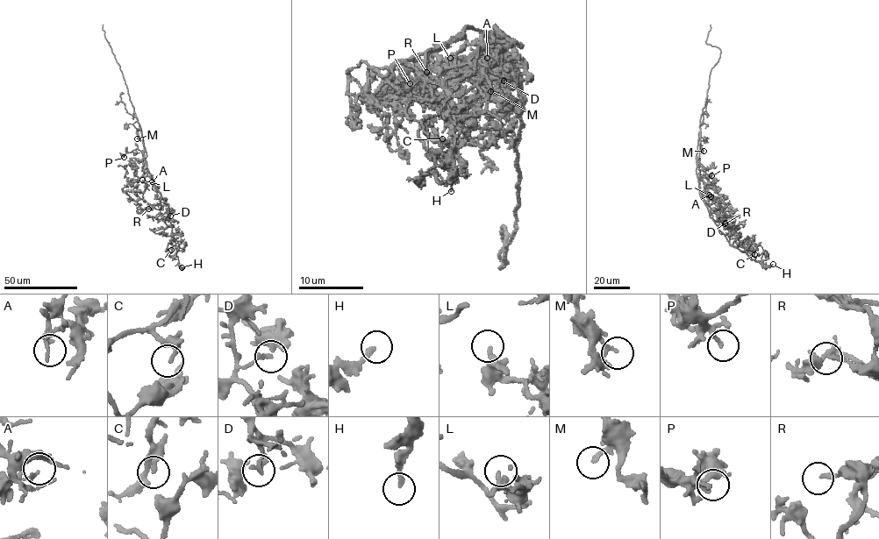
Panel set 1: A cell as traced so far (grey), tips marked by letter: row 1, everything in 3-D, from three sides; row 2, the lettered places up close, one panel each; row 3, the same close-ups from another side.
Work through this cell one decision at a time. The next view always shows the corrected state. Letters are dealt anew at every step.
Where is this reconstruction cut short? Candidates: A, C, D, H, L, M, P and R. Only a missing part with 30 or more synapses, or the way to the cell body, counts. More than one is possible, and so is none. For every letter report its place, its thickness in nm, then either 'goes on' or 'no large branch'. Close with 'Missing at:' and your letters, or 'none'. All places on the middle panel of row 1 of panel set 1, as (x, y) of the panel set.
A: place (487, 58); calibre 180 nm; no large branch
C: place (442, 138); calibre 180 nm; no large branch
D: place (503, 81); calibre 170 nm; no large branch
H: place (451, 191); calibre 190 nm; no large branch
L: place (450, 58); calibre 180 nm; no large branch
M: place (490, 91); calibre 180 nm; no large branch
P: place (410, 83); calibre 160 nm; no large branch
R: place (426, 72); calibre 120 nm; no large branch
Missing at: none

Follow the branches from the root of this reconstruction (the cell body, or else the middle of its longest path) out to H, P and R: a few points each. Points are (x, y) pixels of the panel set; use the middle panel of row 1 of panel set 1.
H: (511, 59), (494, 25), (520, 45), (501, 47), (488, 66), (485, 109), (455, 124), (451, 191)
P: (511, 59), (509, 53), (496, 50), (496, 55), (468, 67), (435, 60), (428, 67), (409, 72), (410, 83)
R: (511, 59), (493, 35), (494, 25), (506, 38), (492, 33), (493, 40), (466, 63), (426, 72)

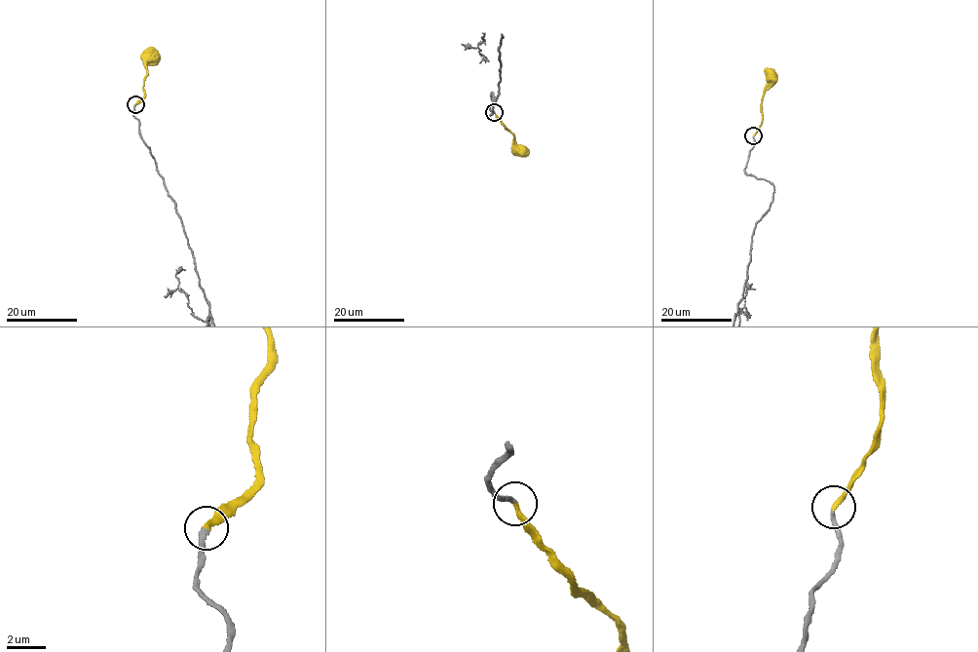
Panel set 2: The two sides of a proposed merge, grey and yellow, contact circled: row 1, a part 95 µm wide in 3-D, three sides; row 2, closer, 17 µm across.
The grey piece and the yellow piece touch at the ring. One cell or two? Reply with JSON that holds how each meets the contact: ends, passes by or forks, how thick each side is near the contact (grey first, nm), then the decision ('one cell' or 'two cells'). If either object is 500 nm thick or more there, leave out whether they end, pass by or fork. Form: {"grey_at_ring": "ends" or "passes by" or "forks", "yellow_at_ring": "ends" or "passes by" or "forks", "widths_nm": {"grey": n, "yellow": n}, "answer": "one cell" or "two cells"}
{"grey_at_ring": "ends", "yellow_at_ring": "ends", "widths_nm": {"grey": 240, "yellow": 280}, "answer": "one cell"}

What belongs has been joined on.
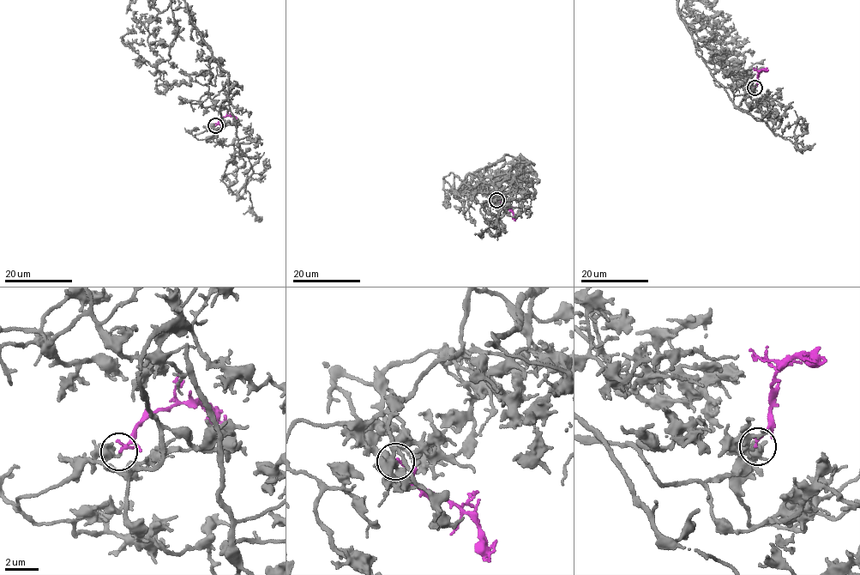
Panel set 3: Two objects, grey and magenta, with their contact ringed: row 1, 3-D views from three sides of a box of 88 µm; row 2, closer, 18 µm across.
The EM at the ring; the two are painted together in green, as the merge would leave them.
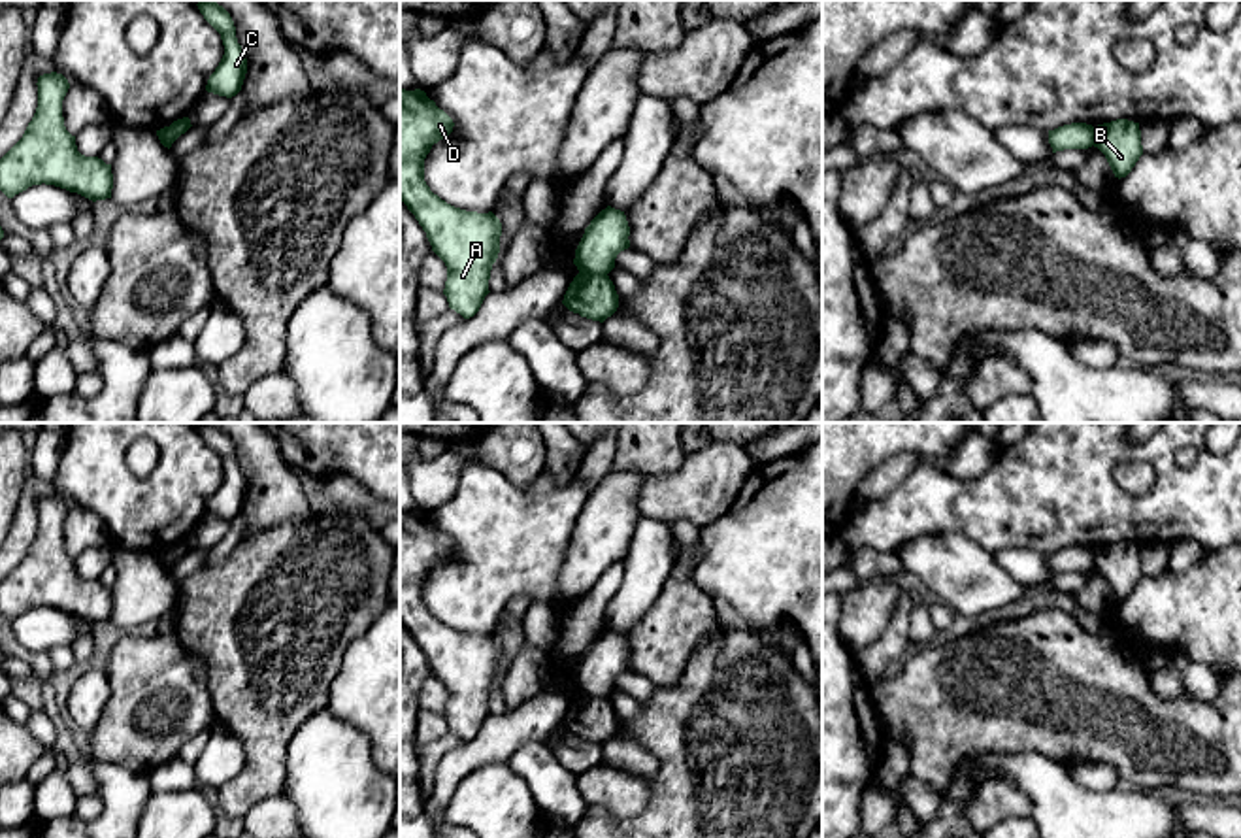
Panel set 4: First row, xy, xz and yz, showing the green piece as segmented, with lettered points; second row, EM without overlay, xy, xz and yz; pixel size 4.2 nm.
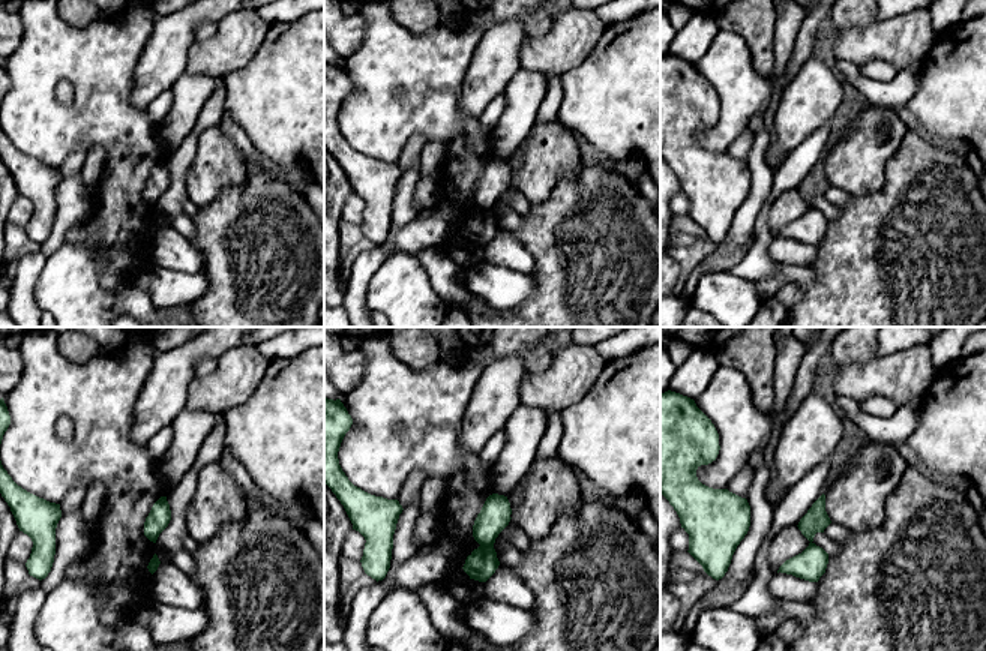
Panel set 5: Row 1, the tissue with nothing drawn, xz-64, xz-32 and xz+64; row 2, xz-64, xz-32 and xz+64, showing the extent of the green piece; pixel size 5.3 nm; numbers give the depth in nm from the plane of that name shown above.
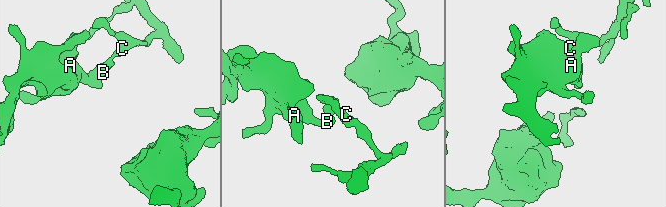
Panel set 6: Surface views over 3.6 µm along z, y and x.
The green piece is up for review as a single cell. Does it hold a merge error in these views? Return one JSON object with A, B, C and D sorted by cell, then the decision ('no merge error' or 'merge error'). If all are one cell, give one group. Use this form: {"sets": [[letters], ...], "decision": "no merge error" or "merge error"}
{"sets": [["A", "B", "D"], ["C"]], "decision": "merge error"}

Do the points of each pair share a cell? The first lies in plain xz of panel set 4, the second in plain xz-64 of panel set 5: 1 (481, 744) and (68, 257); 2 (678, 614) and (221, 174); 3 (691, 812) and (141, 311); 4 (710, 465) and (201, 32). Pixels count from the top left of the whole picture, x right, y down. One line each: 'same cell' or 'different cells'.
1: different cells
2: same cell
3: different cells
4: different cells

